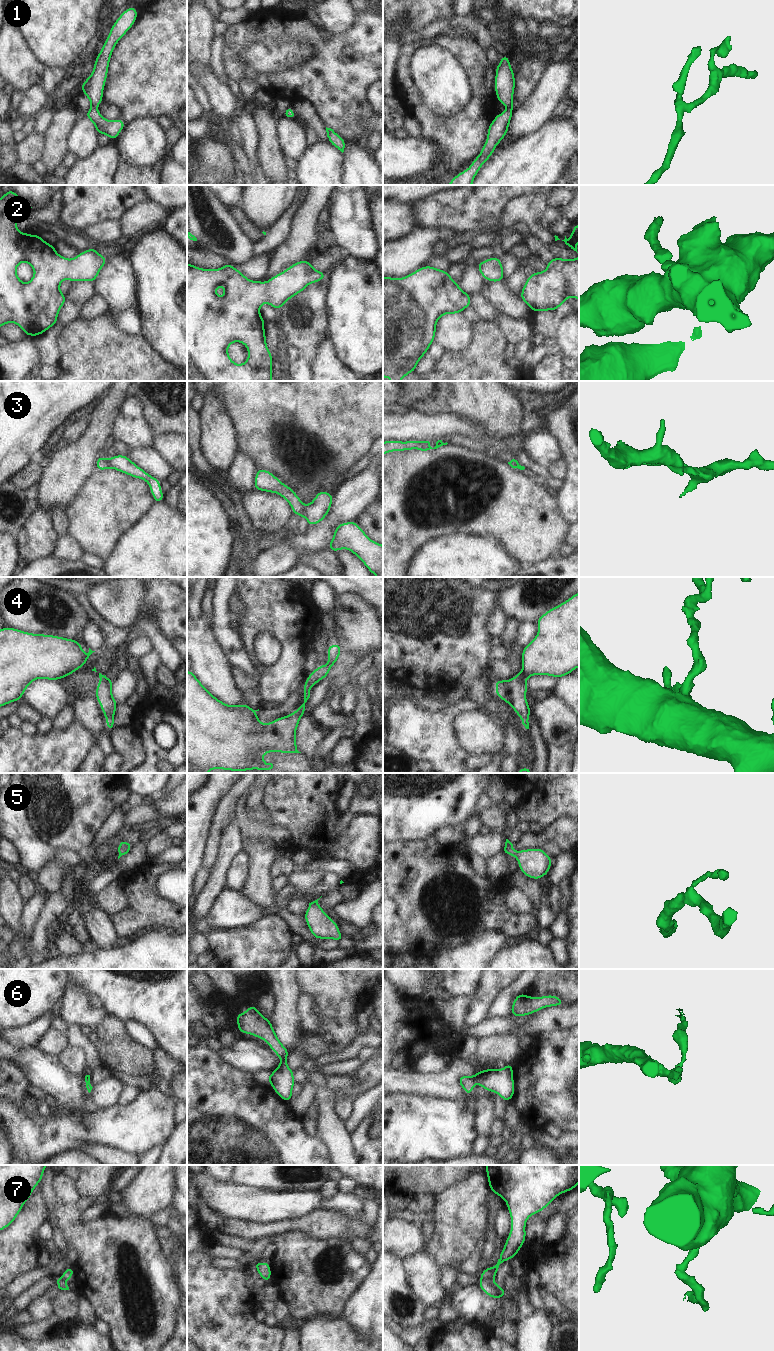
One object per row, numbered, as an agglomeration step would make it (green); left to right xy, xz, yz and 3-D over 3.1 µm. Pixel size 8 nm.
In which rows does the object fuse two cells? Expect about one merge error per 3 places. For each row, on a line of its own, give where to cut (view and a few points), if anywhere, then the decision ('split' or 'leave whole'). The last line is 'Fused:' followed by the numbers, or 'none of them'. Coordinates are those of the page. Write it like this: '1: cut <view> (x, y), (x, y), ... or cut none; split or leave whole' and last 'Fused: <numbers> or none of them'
1: cut none; leave whole
2: cut none; leave whole
3: cut xz (305, 506), (303, 515); split
4: cut none; leave whole
5: cut none; leave whole
6: cut xz (285, 1058), (281, 1060); split
7: cut yz (481, 1276), (491, 1280); split
Fused: 3, 6, 7

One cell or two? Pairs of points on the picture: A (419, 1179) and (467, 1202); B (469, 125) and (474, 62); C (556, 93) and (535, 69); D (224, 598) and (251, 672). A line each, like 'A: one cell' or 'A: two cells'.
A: two cells
B: one cell
C: two cells
D: one cell

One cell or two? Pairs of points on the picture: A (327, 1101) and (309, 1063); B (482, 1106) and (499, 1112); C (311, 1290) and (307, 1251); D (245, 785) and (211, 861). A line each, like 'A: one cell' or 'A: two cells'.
A: one cell
B: two cells
C: one cell
D: one cell

